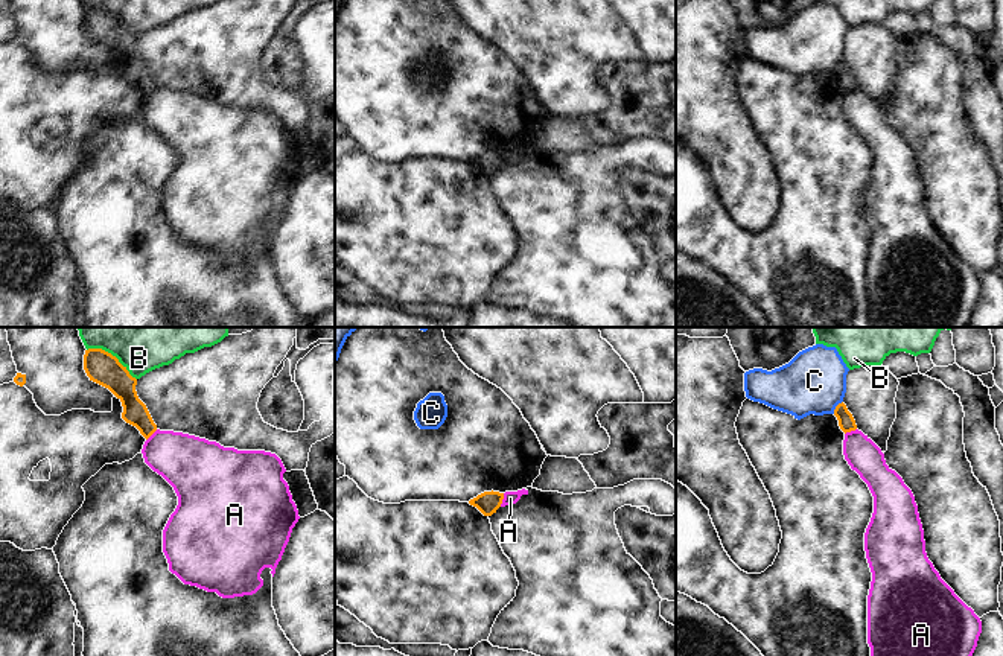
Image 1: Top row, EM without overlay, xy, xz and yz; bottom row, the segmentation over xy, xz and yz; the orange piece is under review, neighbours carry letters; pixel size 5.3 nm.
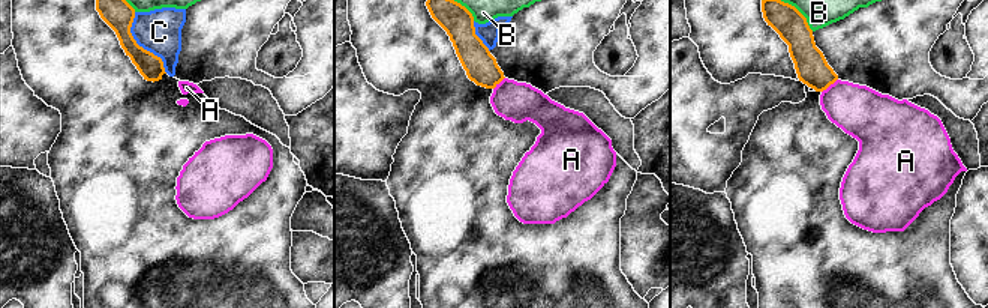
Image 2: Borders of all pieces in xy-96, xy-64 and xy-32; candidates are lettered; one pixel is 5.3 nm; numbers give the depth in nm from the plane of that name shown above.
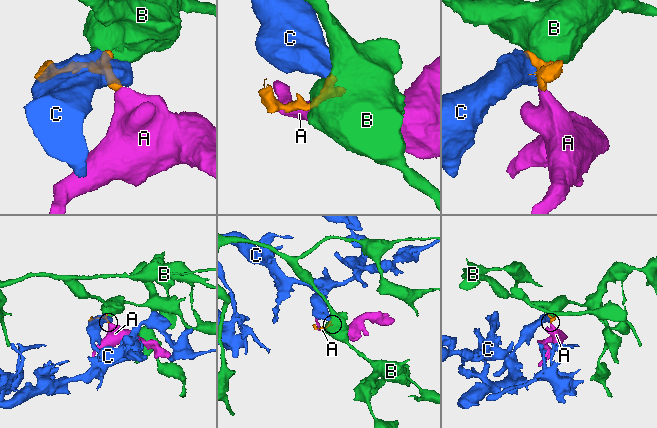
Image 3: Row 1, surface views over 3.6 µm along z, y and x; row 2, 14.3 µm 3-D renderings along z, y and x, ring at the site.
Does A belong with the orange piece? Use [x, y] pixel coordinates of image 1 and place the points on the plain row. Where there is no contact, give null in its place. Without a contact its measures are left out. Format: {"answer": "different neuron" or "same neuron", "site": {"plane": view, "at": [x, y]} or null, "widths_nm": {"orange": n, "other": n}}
{"answer": "different neuron", "site": {"plane": "xz", "at": [503, 157]}, "widths_nm": {"orange": 120, "other": 70}}

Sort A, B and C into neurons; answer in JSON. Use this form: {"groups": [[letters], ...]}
{"groups": [["A"], ["B"], ["C"]]}

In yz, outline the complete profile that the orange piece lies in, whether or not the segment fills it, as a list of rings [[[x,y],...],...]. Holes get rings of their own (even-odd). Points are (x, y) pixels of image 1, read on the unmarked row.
[[[843,61],[836,65],[834,75],[837,76],[839,85],[845,93],[857,88],[855,79]]]

